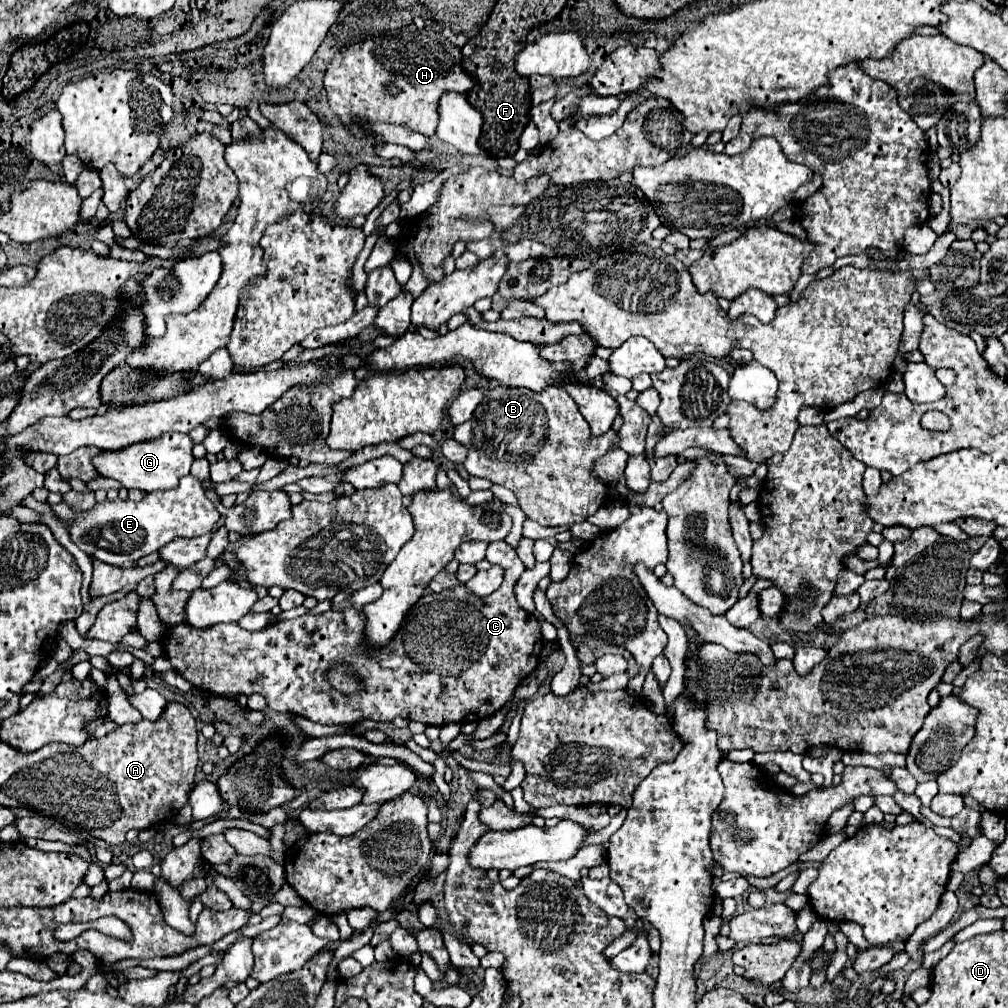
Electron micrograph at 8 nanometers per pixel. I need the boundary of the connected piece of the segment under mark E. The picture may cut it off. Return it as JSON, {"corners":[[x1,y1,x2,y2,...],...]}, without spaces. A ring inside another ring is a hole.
{"corners":[[182,476,176,488,156,490,146,494,140,502,132,500,104,500,96,502,94,508,84,512,74,512,66,502,48,504,52,512,62,520,70,522,68,534,70,540,86,552,90,558,100,562,122,566,124,562,136,562,146,554,156,552,166,542,184,536,194,538,202,534,210,534,220,520,216,506,204,496,204,488,196,478]]}

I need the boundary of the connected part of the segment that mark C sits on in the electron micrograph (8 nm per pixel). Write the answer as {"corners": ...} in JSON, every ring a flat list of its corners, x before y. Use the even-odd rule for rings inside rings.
{"corners":[[490,542,486,556,488,562,506,568,506,578,494,594,480,598,468,592,466,586,448,588,440,594,424,594,406,612,406,618,394,638,380,648,366,646,364,612,344,608,328,610,318,616,304,614,294,620,278,620,258,632,248,632,234,622,212,626,210,630,194,630,188,624,180,624,164,632,164,654,172,662,174,670,190,680,198,690,226,698,236,698,240,694,262,694,272,710,292,712,320,724,354,724,360,718,390,722,396,716,416,720,426,726,442,726,450,722,464,724,474,722,474,718,482,720,510,702,516,686,536,670,544,644,536,616,522,610,514,596,514,584,526,570,516,550,506,542],[336,664,344,664,348,666,348,672,358,674,362,690,352,694,336,690,328,682,328,672]]}

